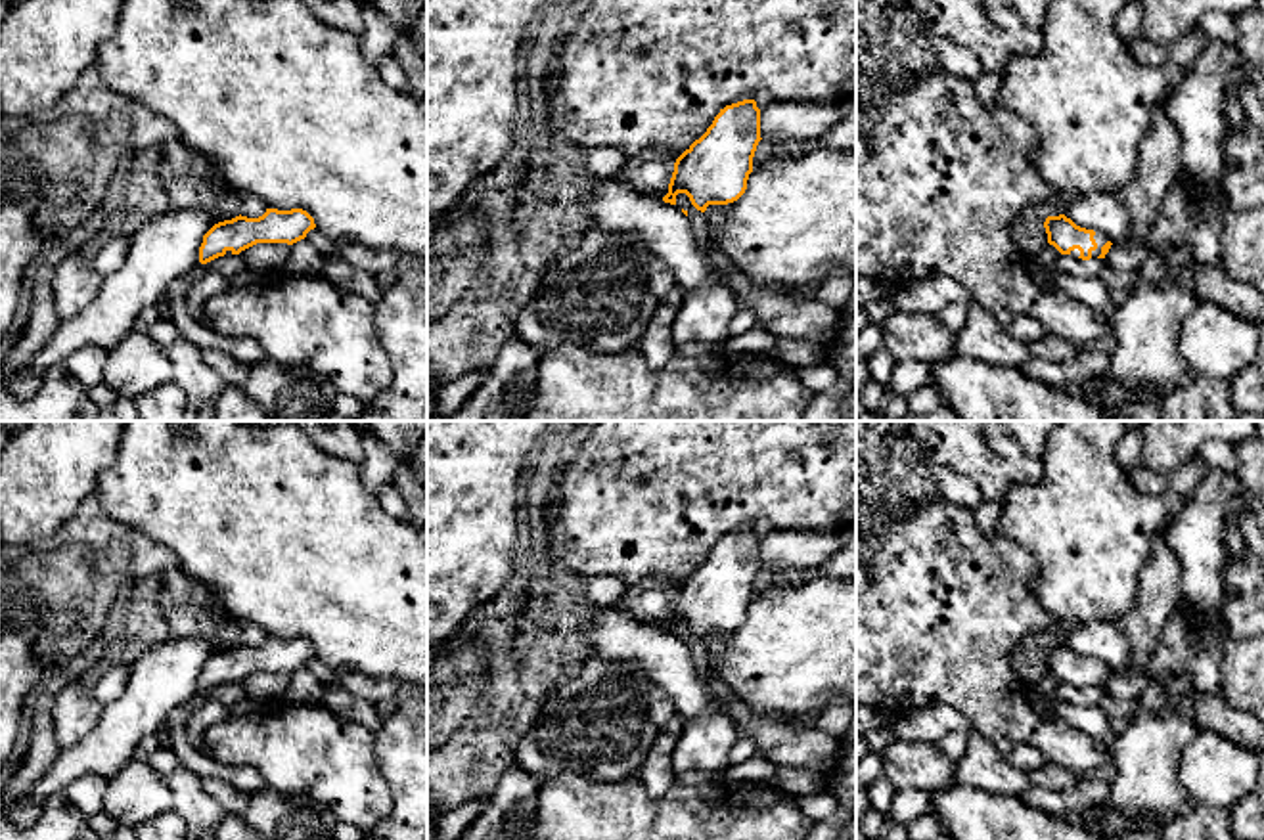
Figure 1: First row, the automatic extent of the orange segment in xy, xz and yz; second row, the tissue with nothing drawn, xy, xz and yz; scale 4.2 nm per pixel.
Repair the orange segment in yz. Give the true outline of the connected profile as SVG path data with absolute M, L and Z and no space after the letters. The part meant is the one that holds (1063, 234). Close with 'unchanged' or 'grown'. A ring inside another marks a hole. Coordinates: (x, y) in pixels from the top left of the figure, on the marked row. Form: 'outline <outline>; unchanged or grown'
outline M1065 214L1048 216L1044 228L1050 245L1061 254L1071 254L1082 260L1105 258L1113 245L1103 233L1080 228Z; grown

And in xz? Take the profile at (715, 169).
outline M756 101L726 105L707 132L676 159L663 201L676 205L676 195L686 193L701 212L709 205L737 201L747 189L760 140Z; unchanged

